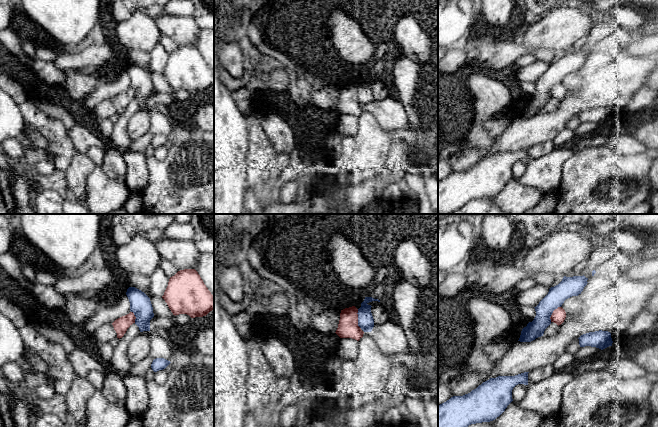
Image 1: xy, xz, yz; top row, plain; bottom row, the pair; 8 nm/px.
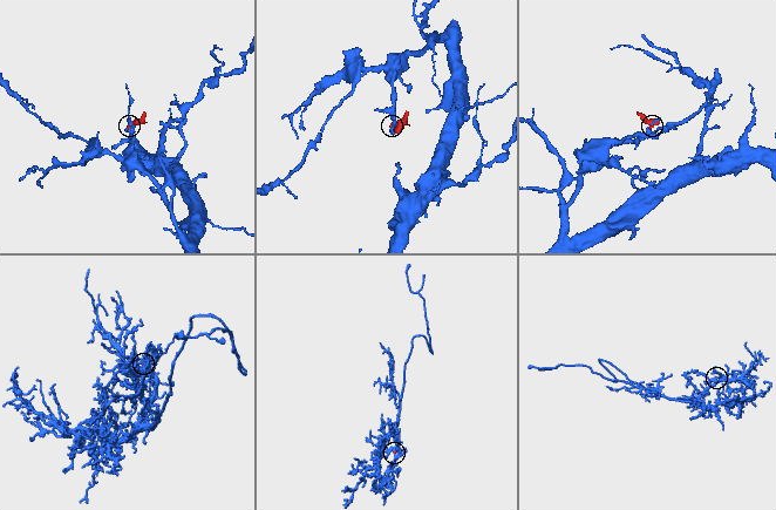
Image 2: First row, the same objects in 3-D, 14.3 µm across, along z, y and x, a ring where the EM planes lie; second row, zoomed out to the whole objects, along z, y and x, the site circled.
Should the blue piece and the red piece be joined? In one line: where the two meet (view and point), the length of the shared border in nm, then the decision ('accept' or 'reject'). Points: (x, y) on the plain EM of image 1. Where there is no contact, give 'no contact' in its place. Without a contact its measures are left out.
contact xz (358, 95); length 160 nm; reject

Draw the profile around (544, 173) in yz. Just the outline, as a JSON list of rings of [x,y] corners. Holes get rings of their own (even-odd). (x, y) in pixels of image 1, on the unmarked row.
[[[569,146],[554,147],[547,155],[529,160],[519,182],[524,186],[537,188],[547,196],[550,195],[560,184],[563,164],[574,152],[575,149]]]

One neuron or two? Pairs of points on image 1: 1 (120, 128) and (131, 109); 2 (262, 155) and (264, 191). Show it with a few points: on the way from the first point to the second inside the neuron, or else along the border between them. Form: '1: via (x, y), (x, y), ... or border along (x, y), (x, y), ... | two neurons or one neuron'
1: via (122, 123), (127, 114) | one neuron
2: via (262, 164), (262, 182) | one neuron

